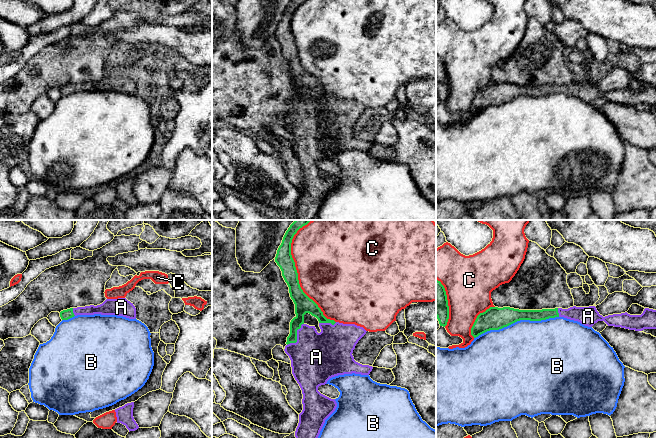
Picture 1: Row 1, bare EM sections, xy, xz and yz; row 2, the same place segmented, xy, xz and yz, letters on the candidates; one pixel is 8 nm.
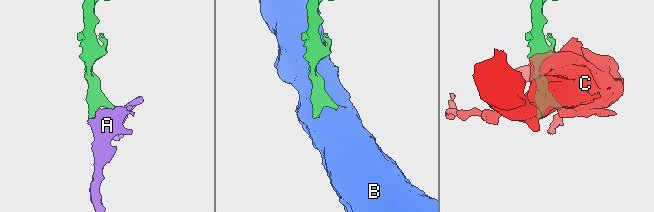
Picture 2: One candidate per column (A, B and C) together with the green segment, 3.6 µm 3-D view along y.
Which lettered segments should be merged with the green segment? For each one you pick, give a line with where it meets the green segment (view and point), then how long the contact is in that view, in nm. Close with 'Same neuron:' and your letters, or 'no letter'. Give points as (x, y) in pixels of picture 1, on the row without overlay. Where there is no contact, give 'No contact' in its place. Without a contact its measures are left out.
A: Touches green at xz (296, 113). Shared border 220 nm
Same neuron: A

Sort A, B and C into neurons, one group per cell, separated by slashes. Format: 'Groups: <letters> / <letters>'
Groups: A / B / C

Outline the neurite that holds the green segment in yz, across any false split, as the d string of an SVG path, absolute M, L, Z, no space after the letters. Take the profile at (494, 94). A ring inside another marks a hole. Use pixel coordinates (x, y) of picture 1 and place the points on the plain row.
M595 82L589 83L570 83L568 85L542 85L542 86L519 86L510 83L490 83L485 88L480 89L472 104L471 111L476 114L479 111L490 107L499 106L507 103L520 96L541 97L549 94L564 93L570 96L578 97L581 100L592 103L598 97L604 97L608 102L621 103L629 106L642 107L644 105L656 105L656 86L645 84L641 91L630 91L627 88L621 90L613 90L603 93L599 90Z

